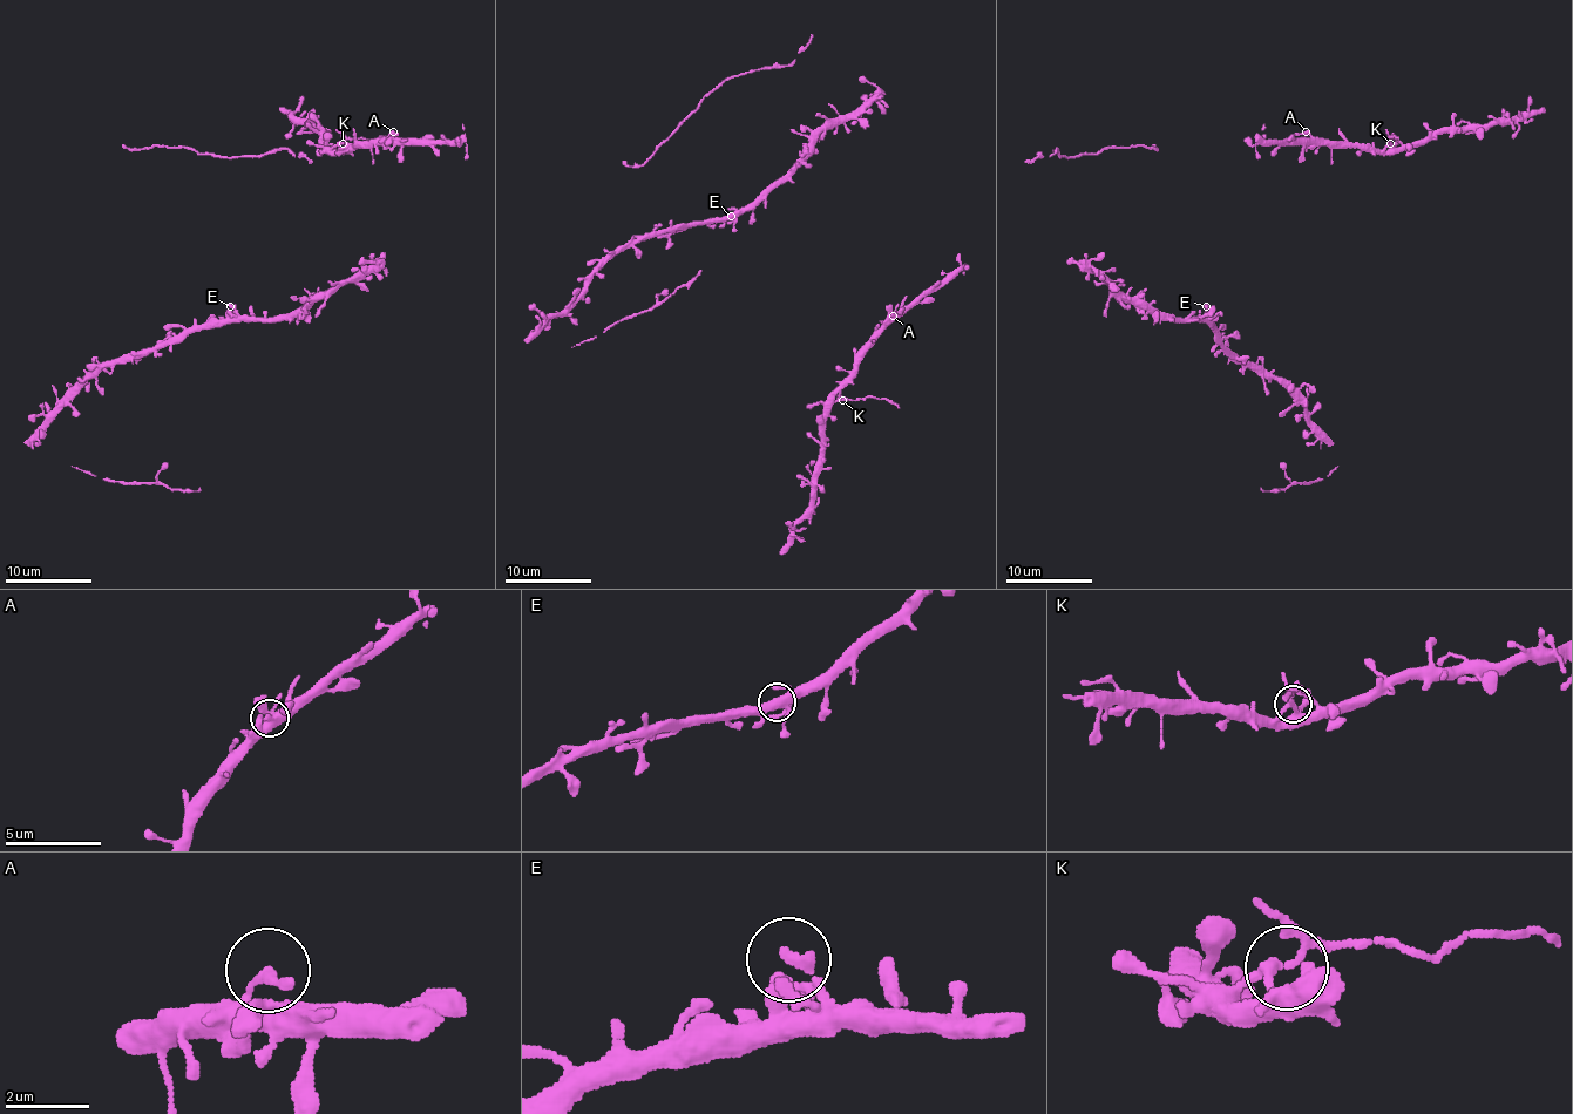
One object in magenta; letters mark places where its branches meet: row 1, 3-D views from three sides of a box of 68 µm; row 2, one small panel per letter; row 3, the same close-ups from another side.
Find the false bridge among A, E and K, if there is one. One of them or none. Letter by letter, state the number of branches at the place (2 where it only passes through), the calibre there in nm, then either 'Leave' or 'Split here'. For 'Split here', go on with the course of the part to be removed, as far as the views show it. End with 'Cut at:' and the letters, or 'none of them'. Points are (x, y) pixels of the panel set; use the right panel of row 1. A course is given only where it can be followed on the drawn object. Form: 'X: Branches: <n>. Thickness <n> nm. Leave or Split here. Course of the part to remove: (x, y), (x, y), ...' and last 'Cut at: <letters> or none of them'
A: Branches: 2. Thickness 190 nm. Leave
E: Branches: 2. Thickness 200 nm. Leave
K: Branches: 4. Thickness 190 nm. Split here
Cut at: K

